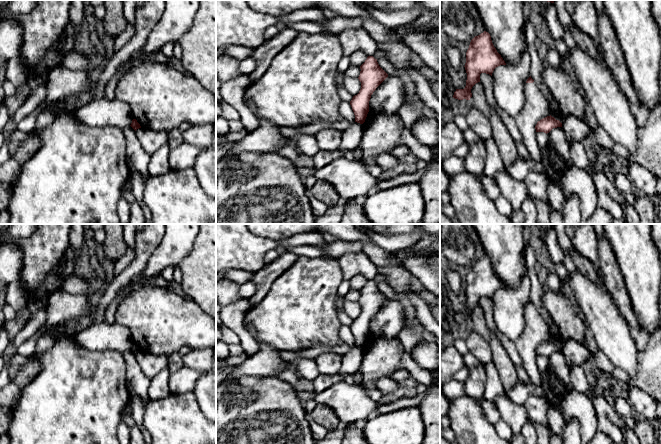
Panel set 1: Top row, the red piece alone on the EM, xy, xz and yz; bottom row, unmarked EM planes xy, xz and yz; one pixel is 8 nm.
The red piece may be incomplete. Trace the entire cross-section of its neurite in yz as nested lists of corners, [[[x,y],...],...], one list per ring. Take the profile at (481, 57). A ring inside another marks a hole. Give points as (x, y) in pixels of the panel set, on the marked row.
[[[484,31],[475,36],[466,52],[464,66],[467,73],[466,86],[464,89],[456,89],[453,98],[470,100],[471,89],[480,82],[480,74],[486,73],[492,76],[494,69],[500,65],[506,65],[506,63],[494,47],[490,34]]]

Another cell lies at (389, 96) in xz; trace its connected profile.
[[[388,76],[373,92],[369,101],[369,112],[378,111],[392,115],[404,104],[406,90],[397,76]]]

